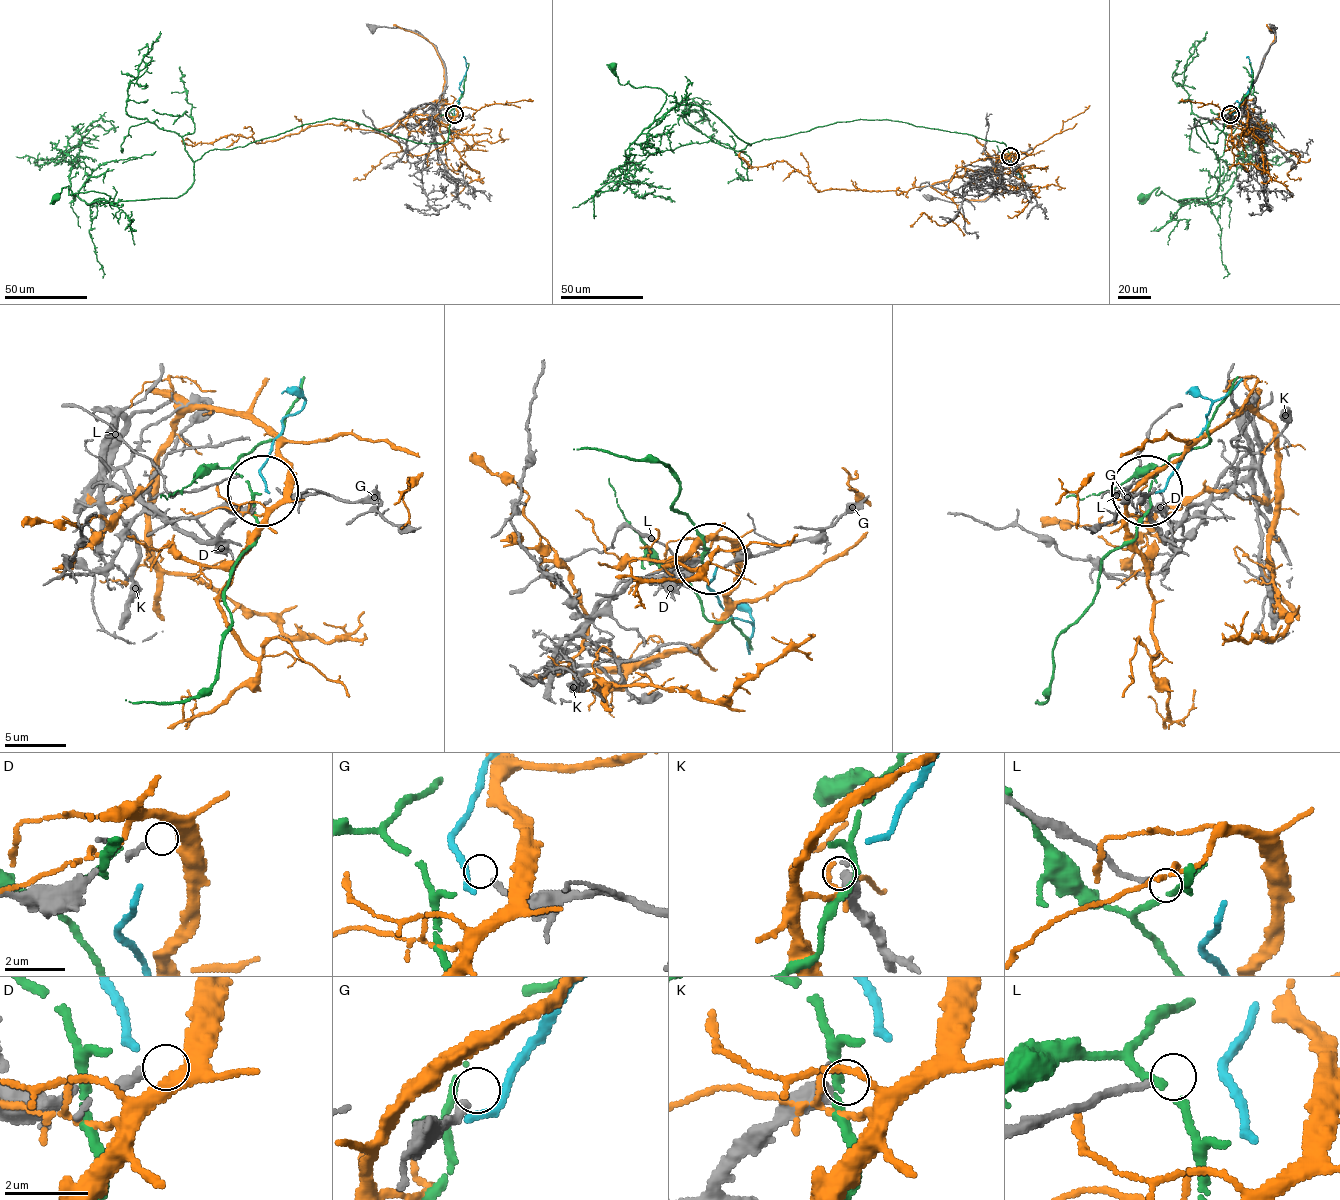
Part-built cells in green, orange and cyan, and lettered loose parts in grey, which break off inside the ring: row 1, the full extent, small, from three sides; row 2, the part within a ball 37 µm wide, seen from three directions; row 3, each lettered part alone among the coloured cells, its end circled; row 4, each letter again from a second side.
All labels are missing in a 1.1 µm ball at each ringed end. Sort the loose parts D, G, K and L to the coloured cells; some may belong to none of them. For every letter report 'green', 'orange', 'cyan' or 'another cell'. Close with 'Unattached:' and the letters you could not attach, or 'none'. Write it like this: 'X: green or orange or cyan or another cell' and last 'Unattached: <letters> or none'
D: another cell
G: another cell
K: another cell
L: another cell
Unattached: D, G, K, L

